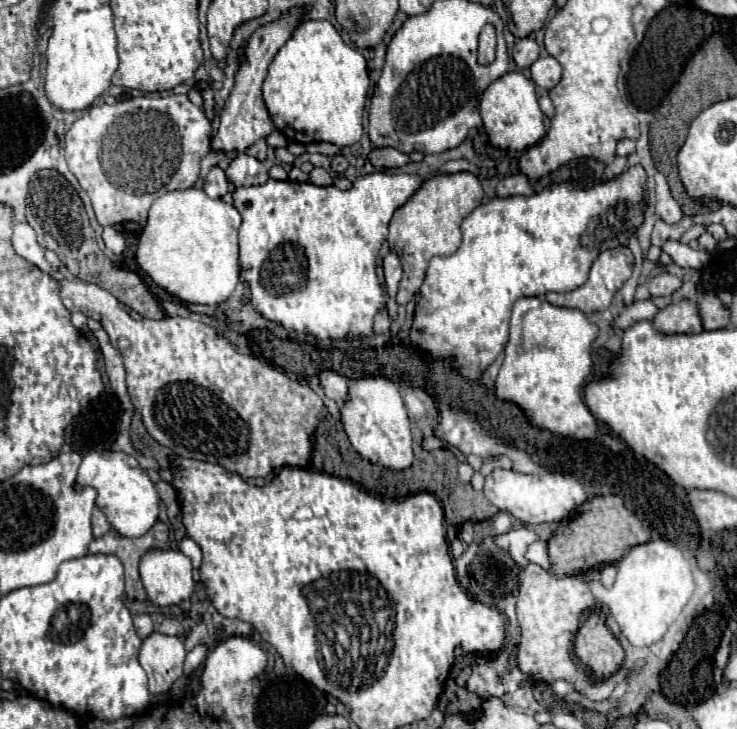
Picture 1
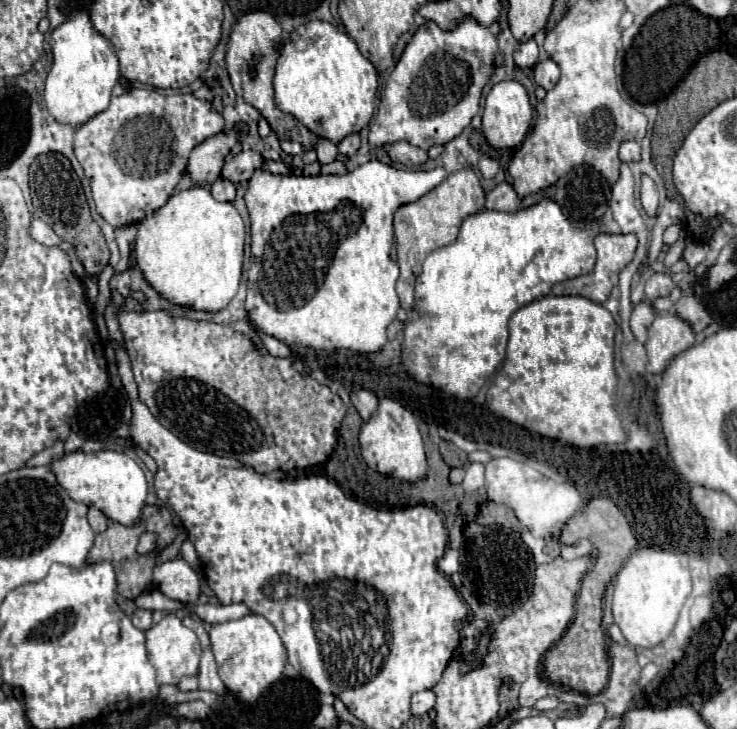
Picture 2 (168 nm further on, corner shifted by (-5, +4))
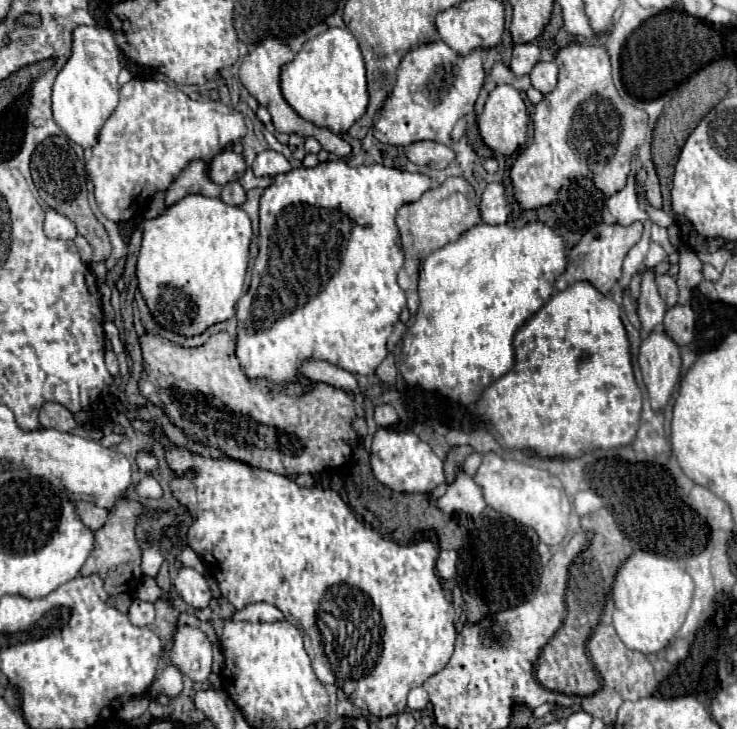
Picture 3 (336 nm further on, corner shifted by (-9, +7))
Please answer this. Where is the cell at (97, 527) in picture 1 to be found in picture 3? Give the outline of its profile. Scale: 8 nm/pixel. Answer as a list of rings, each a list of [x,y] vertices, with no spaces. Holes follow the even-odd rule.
[[[79,501],[75,503],[77,505],[77,513],[81,513],[81,521],[85,521],[85,525],[93,531],[101,529],[109,517],[109,511],[107,509],[101,509],[93,503],[85,503],[85,501]]]

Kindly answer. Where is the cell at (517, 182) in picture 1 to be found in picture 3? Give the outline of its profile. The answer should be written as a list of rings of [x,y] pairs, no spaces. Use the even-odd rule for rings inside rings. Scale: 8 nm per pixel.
[[[489,183],[487,185],[487,189],[481,195],[479,209],[481,209],[481,219],[489,221],[489,225],[499,225],[509,219],[511,205],[507,203],[503,183]]]

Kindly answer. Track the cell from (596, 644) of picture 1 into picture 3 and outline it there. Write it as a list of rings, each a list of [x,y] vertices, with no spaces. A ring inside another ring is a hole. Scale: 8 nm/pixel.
[[[605,507],[581,517],[581,527],[585,527],[587,531],[593,531],[593,539],[589,549],[585,549],[581,557],[577,557],[575,563],[571,565],[571,571],[569,571],[571,581],[569,581],[567,599],[565,599],[567,601],[565,623],[555,633],[555,637],[545,645],[535,665],[537,681],[543,687],[551,691],[559,691],[563,695],[593,695],[601,687],[601,679],[587,655],[587,641],[601,619],[605,597],[611,591],[617,569],[625,563],[625,559],[631,553],[631,543],[627,543],[613,515]]]

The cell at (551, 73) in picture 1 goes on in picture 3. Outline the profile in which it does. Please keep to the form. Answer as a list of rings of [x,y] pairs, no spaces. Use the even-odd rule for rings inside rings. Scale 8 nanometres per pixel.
[[[537,63],[531,71],[531,83],[535,89],[539,89],[543,95],[551,93],[557,87],[557,65],[551,63]]]

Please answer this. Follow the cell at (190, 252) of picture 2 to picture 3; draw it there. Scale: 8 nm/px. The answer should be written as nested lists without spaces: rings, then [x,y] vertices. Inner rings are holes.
[[[191,193],[179,199],[175,205],[167,207],[167,211],[159,217],[143,219],[137,229],[143,233],[143,245],[137,259],[139,291],[143,293],[159,325],[181,335],[197,335],[213,323],[231,319],[235,315],[235,303],[239,301],[245,285],[249,243],[253,235],[251,221],[241,207],[225,205],[221,199]]]

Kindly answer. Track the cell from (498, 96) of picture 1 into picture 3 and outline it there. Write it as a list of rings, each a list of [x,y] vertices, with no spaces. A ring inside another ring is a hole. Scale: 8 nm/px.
[[[497,85],[485,103],[485,109],[479,117],[479,133],[487,147],[491,147],[495,153],[501,155],[513,155],[527,139],[527,127],[529,127],[529,113],[525,99],[521,93],[511,85]]]

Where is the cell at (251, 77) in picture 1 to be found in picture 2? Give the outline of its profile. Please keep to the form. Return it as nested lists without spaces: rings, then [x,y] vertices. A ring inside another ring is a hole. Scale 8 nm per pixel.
[[[221,132],[193,148],[185,174],[191,176],[195,186],[211,186],[213,180],[219,178],[219,172],[225,164],[225,156],[235,146],[237,136],[237,132]]]

